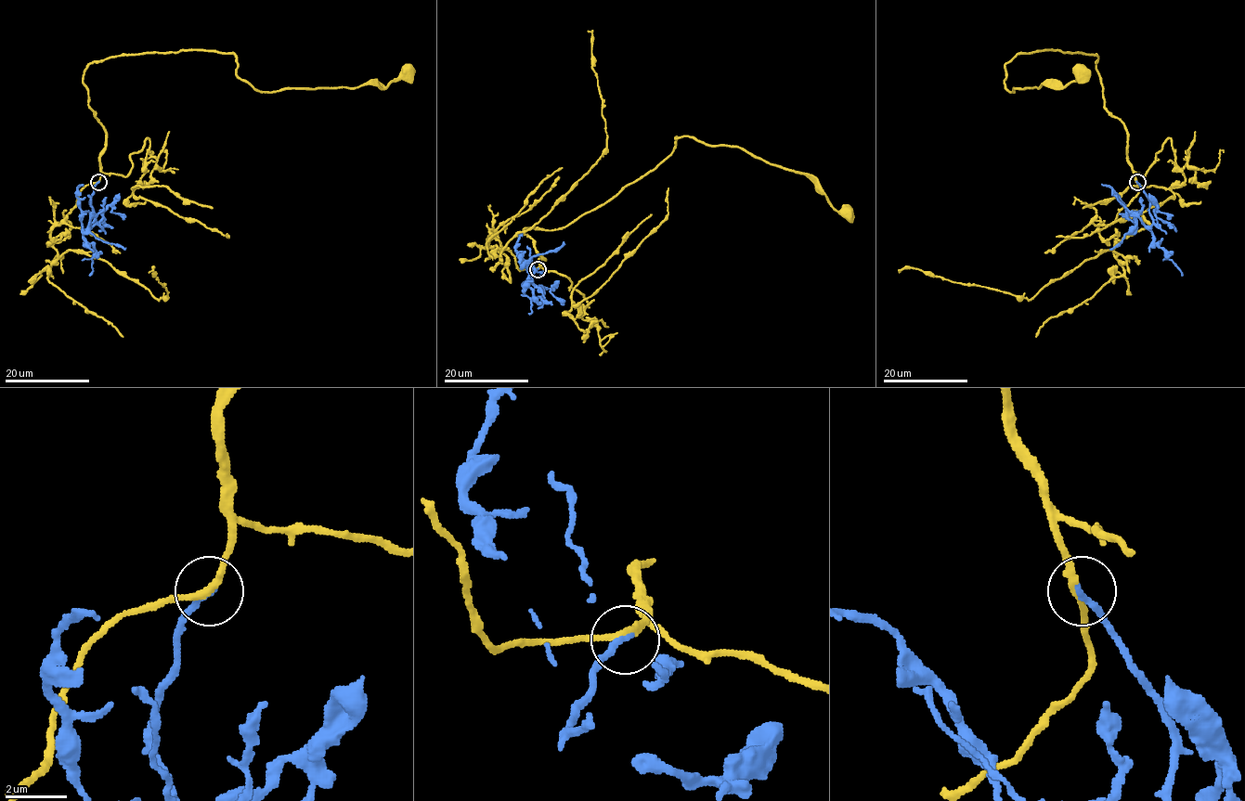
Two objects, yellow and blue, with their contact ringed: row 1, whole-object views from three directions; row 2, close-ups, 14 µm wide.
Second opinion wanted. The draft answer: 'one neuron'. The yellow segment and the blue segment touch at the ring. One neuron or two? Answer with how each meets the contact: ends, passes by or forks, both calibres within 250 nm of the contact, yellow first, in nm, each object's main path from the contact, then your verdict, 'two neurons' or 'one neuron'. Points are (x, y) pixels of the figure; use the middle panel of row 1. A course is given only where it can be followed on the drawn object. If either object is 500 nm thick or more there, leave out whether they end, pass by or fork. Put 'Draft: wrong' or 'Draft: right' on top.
Draft: right
yellow passes by | blue ends | 240/260 nm | yellow via (538, 268), (545, 259), (525, 228), (560, 229), (604, 204), (677, 136), (809, 175), (853, 220) | blue via (538, 269), (529, 282), (534, 284), (529, 277), (534, 270), (525, 264), (522, 268), (515, 251), (522, 233) | one neuron

